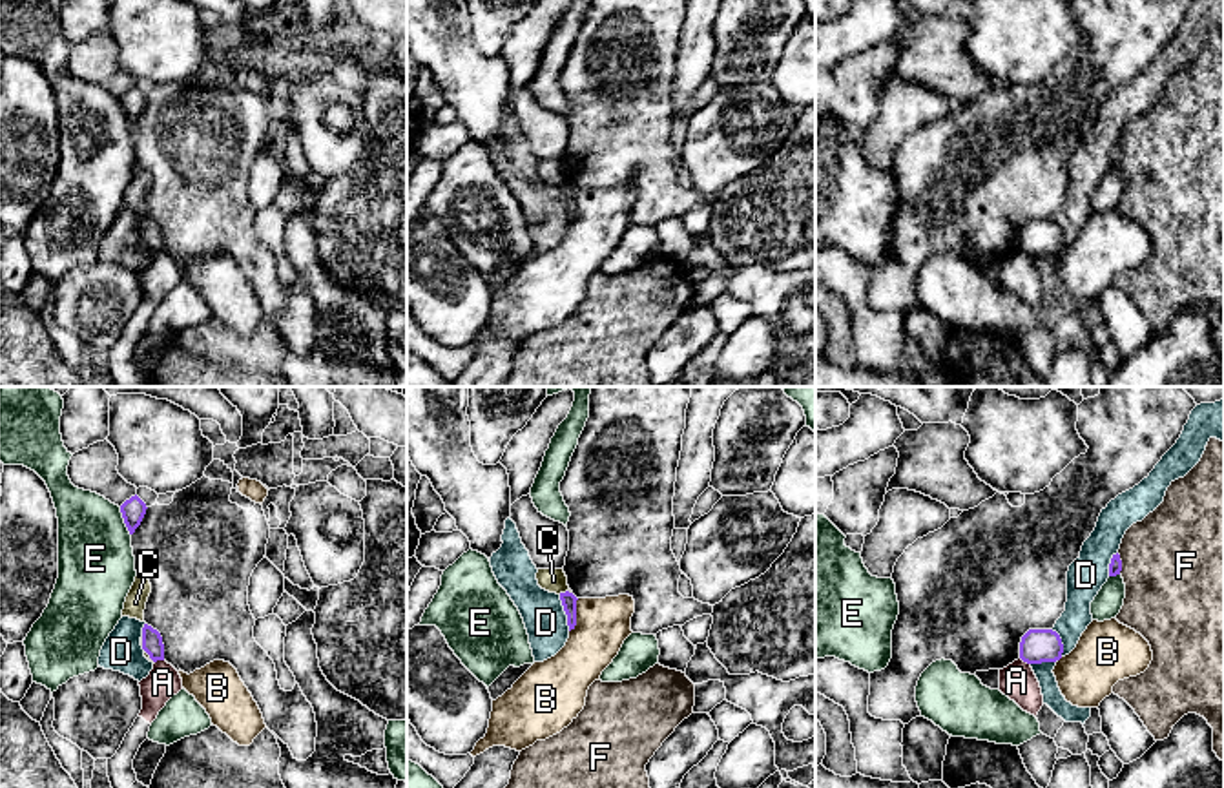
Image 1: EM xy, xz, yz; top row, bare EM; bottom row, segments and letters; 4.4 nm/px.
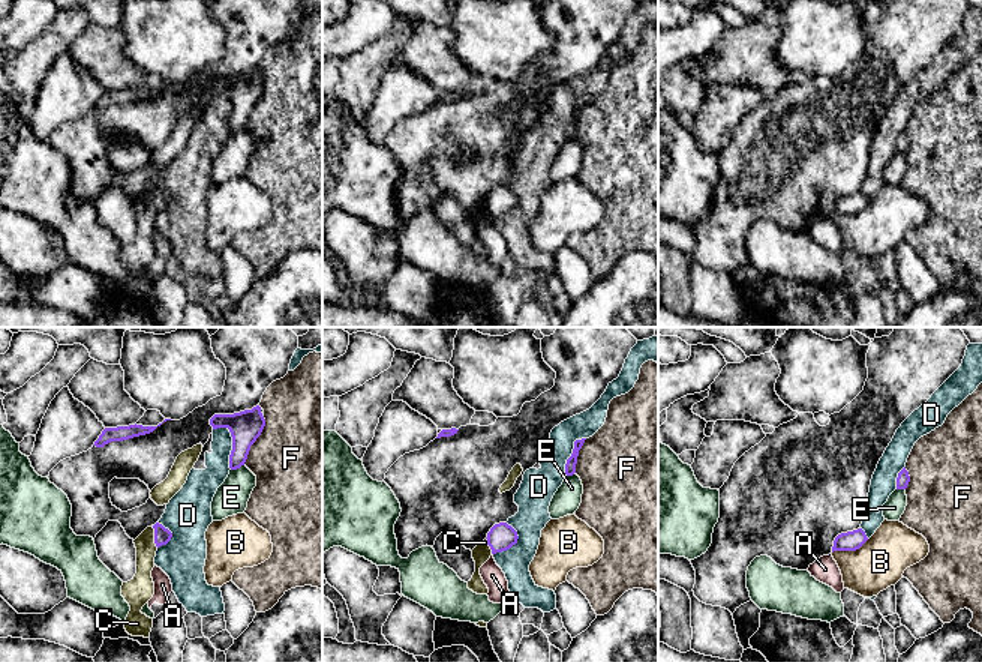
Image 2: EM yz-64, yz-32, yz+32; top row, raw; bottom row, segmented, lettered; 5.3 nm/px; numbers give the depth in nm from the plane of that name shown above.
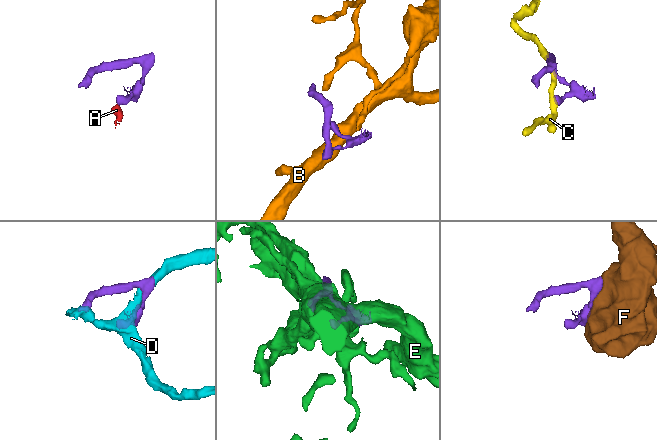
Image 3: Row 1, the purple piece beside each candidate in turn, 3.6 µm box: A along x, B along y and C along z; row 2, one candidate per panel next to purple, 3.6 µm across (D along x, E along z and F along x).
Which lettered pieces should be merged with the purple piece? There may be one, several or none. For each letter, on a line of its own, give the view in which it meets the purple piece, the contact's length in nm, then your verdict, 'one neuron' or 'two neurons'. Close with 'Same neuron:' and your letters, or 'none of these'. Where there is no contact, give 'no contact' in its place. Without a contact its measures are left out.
A: meets purple in yz; contact 60 nm long; two neurons
B: meets purple in xz; contact 160 nm long; two neurons
C: meets purple in xz; contact 40 nm long; two neurons
D: meets purple in xz; contact 170 nm long; two neurons
E: meets purple in xy; contact 140 nm long; two neurons
F: meets purple in yz; contact 100 nm long; two neurons
Same neuron: none of these

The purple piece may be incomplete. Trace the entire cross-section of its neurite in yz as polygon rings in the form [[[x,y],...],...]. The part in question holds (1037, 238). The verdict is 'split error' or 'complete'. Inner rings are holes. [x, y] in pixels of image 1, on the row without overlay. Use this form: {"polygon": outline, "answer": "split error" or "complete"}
{"polygon": [[[1029,221],[1020,233],[1020,250],[1027,255],[1056,254],[1062,250],[1063,235],[1053,221]]], "answer": "complete"}

